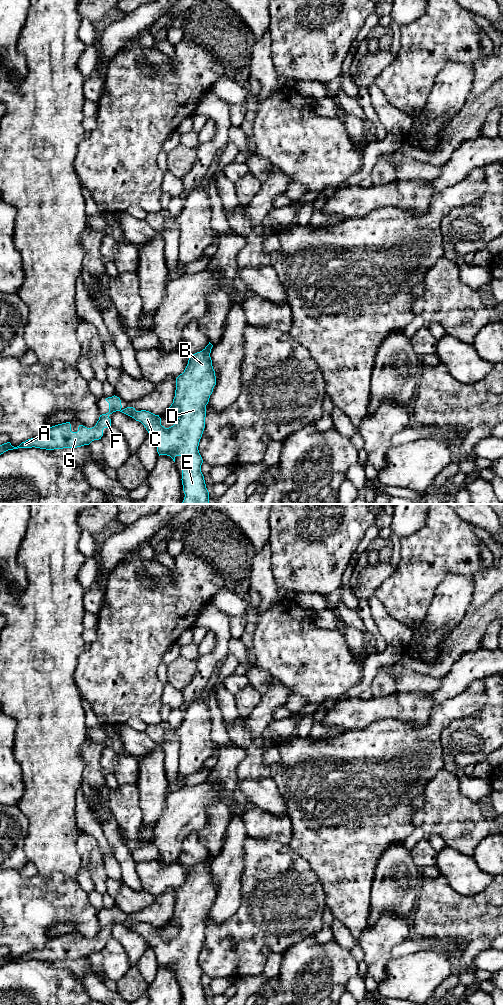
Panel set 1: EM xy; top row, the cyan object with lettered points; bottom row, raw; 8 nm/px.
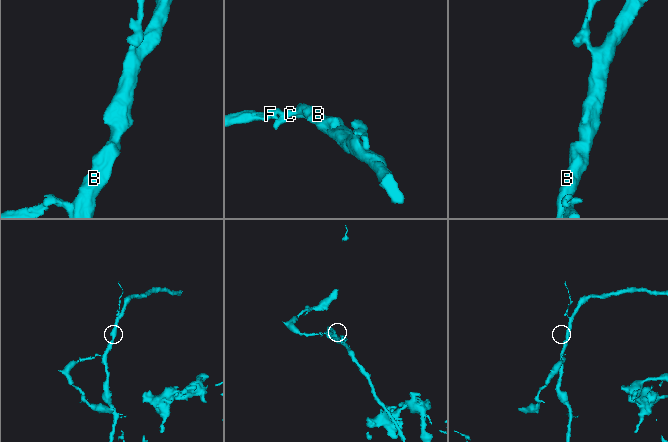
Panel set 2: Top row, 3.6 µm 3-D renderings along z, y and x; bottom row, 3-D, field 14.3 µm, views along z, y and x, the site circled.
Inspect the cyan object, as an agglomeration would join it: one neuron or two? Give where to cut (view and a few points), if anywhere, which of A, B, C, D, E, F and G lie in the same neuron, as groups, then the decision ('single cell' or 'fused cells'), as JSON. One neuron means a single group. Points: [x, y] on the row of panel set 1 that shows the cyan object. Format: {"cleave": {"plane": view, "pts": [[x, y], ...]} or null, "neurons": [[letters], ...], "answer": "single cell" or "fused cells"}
{"cleave": {"plane": "xy", "pts": [[135, 410], [129, 415]]}, "neurons": [["A", "F", "G"], ["B", "C", "D", "E"]], "answer": "fused cells"}

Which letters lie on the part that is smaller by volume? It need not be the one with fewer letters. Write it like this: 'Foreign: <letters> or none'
Foreign: A, F, G

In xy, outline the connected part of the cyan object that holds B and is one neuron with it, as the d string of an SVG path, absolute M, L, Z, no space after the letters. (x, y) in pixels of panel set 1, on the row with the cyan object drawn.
M209 344L200 352L190 355L188 364L182 374L176 378L176 390L173 403L167 410L177 416L177 422L165 428L161 425L161 418L149 411L133 412L130 417L141 422L149 435L153 437L160 455L170 456L175 462L176 456L183 457L182 485L185 494L182 504L209 504L209 492L206 488L204 476L201 472L203 463L198 446L205 428L206 405L216 385L215 371L210 357L213 345Z

